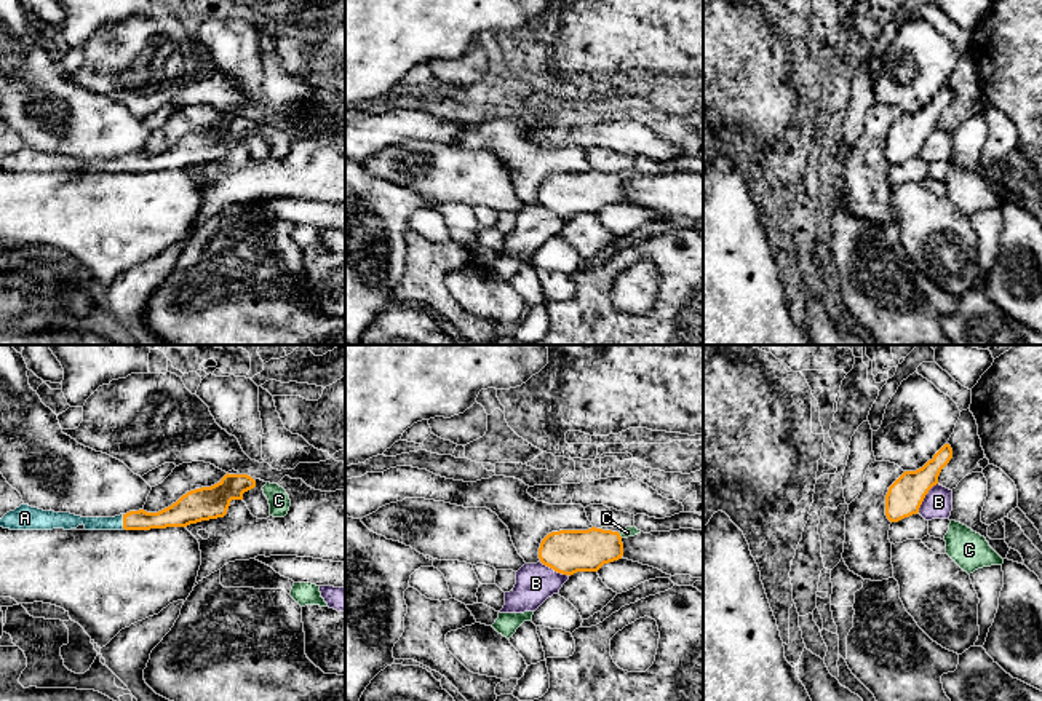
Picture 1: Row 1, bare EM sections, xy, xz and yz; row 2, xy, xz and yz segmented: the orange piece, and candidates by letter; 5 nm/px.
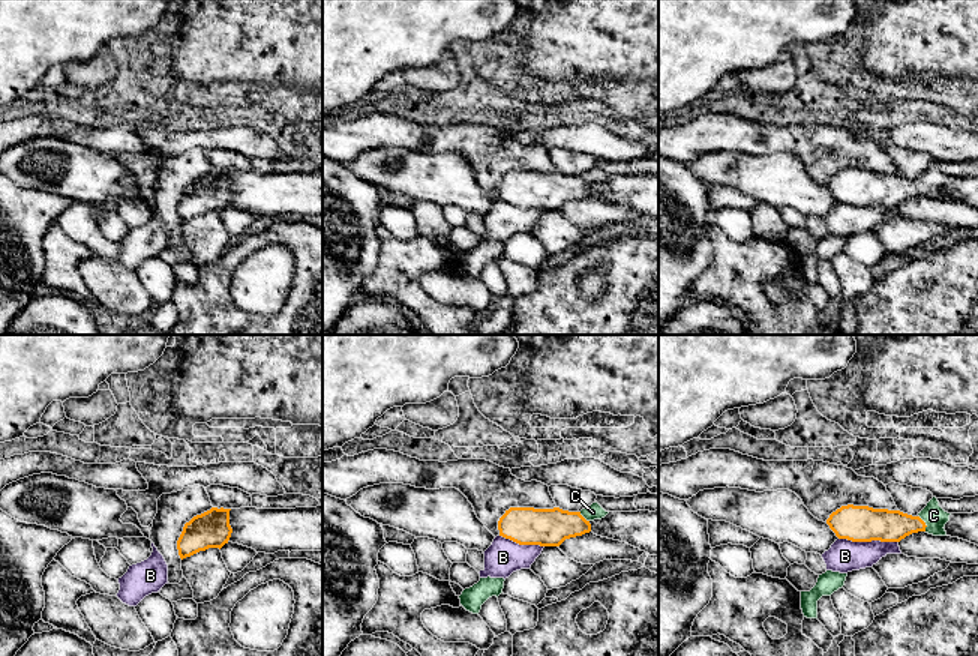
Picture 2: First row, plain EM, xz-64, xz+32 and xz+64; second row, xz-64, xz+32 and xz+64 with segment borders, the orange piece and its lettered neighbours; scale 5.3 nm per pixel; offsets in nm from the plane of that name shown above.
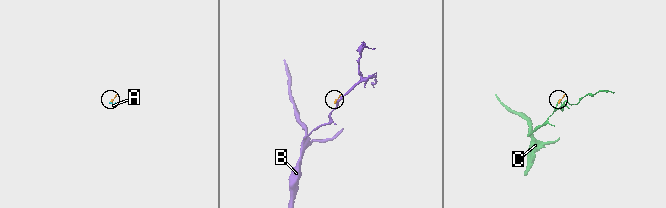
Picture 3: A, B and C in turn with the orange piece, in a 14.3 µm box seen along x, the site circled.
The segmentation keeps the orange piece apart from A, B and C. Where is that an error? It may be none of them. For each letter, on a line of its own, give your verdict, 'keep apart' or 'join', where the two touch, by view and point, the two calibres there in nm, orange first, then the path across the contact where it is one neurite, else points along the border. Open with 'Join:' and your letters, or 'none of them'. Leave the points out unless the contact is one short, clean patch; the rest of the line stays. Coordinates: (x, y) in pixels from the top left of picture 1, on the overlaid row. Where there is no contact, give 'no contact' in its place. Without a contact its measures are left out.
Join: A, C
A: join; meets orange in xy at (123, 521); 110 nm thick on the orange side, 70 nm on the other; runs through xy (173, 516), (123, 521), (74, 521)
B: keep apart; meets orange in yz at (924, 497); 180 nm thick on the orange side, 140 nm on the other; border along yz (937, 483), (918, 511)
C: join; meets orange in xz at (619, 535); 220 nm thick on the orange side, 50 nm on the other; runs through xz (572, 551), (606, 546), (619, 535), (627, 532)

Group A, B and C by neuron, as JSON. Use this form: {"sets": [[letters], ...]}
{"sets": [["A", "C"], ["B"]]}

